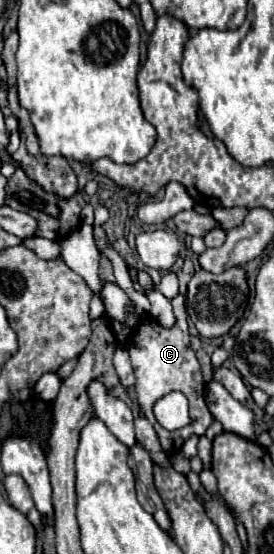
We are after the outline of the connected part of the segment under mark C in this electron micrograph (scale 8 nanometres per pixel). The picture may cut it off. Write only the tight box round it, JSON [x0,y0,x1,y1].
[129,294,213,454]

